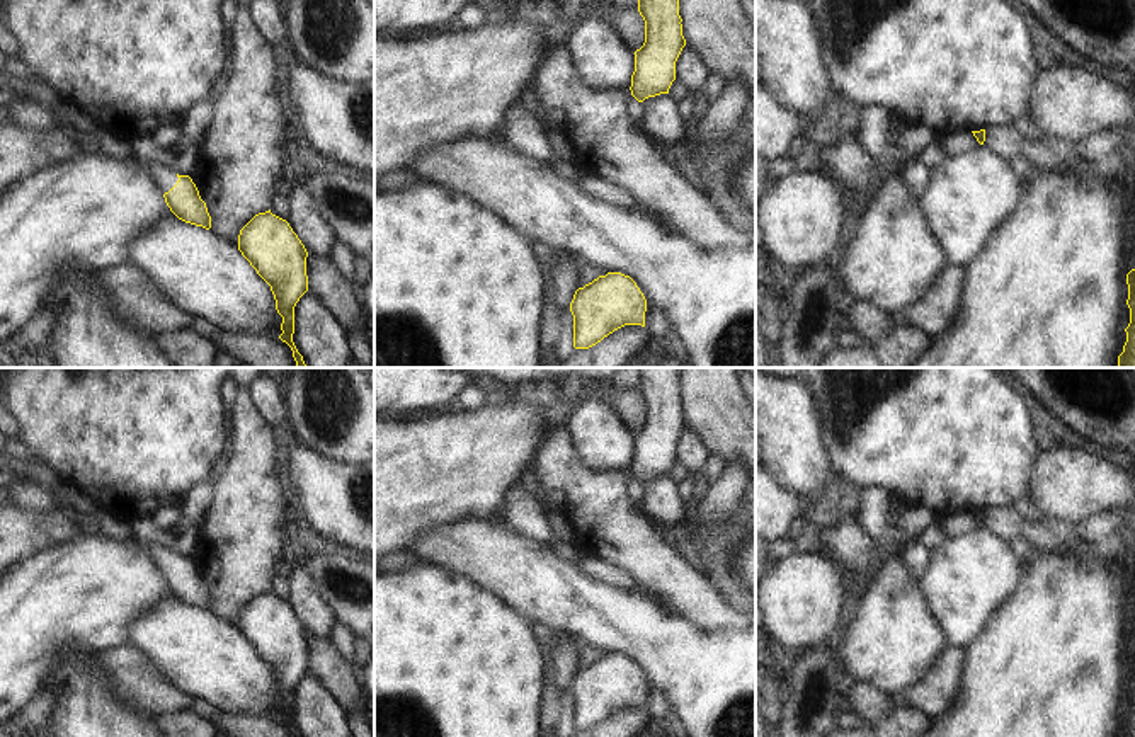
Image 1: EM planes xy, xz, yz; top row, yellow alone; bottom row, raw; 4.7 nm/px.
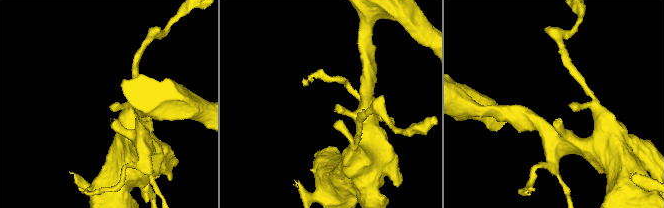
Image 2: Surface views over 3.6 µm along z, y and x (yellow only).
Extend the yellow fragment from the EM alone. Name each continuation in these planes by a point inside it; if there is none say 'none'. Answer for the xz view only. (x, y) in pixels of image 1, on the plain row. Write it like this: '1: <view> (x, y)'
none

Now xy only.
1: xy (165, 560)

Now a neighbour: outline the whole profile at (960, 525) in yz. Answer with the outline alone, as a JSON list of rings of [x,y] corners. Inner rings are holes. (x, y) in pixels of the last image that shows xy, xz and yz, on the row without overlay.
[[[960,512],[943,519],[943,528],[948,540],[956,540],[975,533],[980,524],[972,512]]]

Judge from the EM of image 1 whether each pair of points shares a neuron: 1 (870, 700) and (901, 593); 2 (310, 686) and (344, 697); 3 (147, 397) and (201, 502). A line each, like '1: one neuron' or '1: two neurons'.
1: two neurons
2: two neurons
3: two neurons

